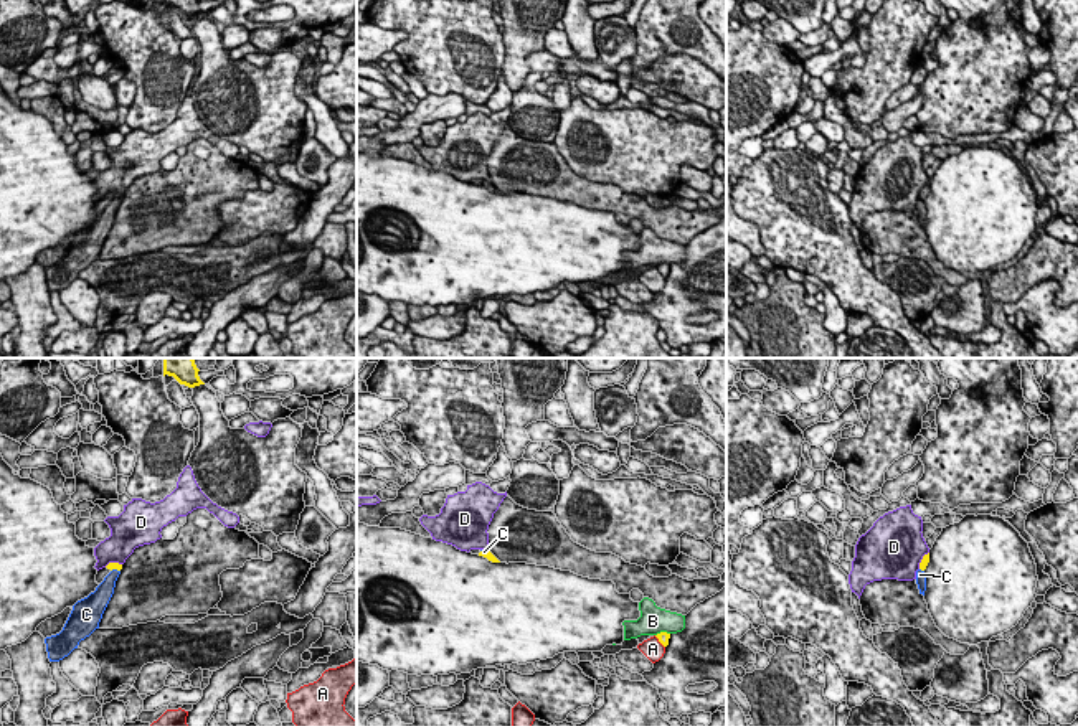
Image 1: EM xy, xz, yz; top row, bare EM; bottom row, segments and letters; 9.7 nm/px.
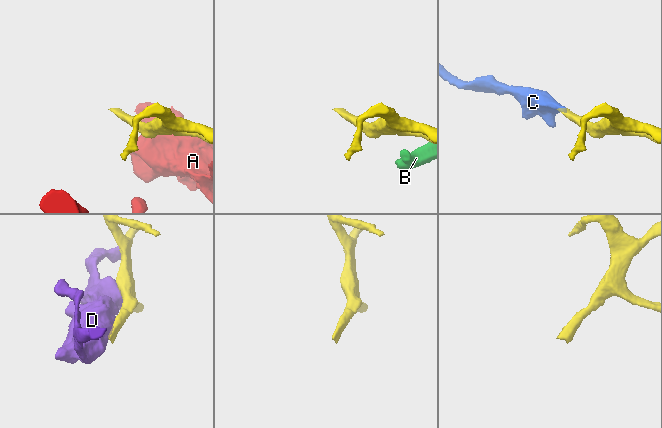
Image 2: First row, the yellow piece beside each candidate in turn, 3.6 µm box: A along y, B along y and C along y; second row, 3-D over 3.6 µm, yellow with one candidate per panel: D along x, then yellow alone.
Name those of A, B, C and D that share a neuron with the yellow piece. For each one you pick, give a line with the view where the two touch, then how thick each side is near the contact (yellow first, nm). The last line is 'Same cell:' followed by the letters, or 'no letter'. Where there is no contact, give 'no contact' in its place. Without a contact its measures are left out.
C: meets yellow in xy; 70 nm thick on the yellow side, 170 nm on the other
Same cell: C

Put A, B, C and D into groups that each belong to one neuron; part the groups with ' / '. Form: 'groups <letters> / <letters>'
groups A / B D / C

